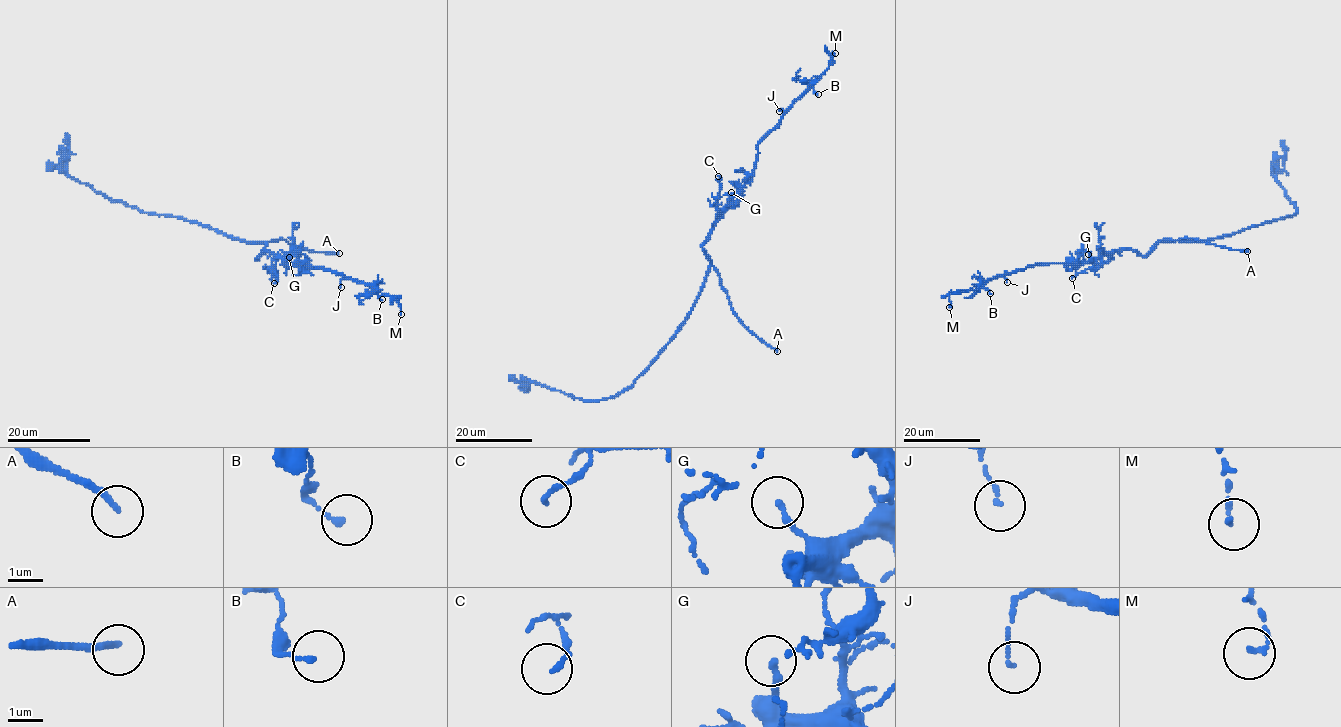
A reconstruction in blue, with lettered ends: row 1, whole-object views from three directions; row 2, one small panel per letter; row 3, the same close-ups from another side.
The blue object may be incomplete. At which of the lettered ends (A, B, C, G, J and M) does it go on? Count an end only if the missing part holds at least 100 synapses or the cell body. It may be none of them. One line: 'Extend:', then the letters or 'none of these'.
Extend: A

